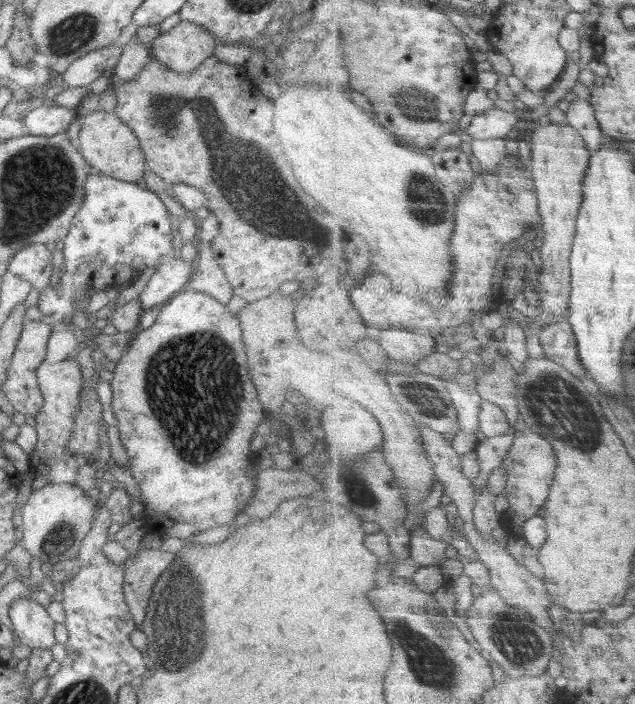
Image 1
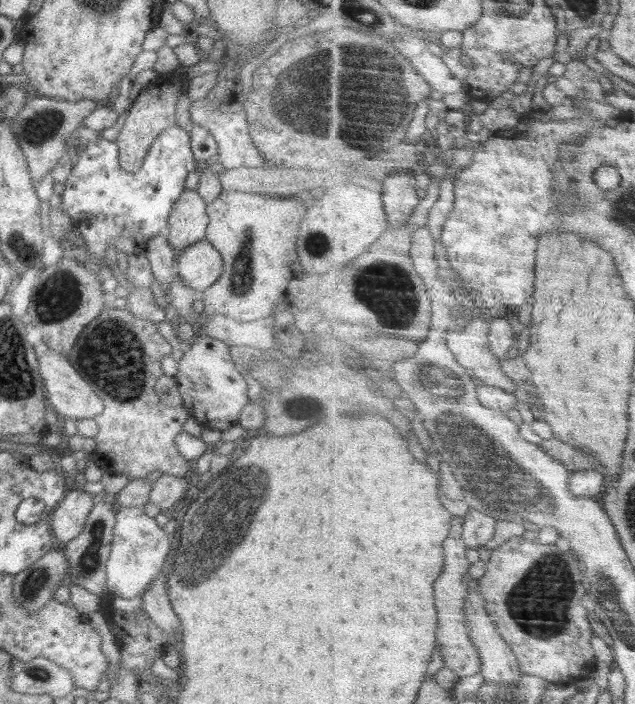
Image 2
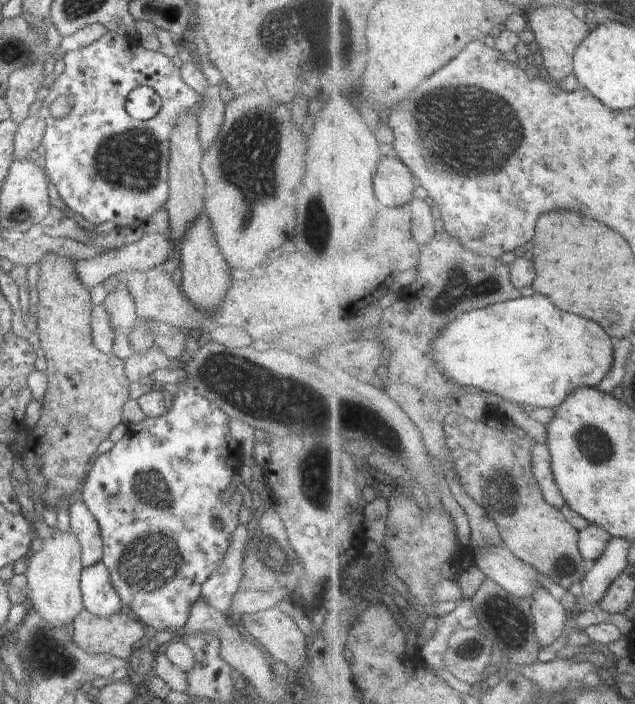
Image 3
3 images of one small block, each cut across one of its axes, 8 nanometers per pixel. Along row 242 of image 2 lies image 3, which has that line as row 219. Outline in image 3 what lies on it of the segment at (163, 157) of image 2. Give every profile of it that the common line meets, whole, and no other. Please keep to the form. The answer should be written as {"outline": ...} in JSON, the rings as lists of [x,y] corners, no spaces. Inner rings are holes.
{"outline":[[[107,31],[89,46],[65,53],[62,62],[64,71],[52,82],[40,110],[45,131],[41,140],[44,154],[39,161],[58,190],[59,204],[96,226],[114,222],[114,227],[142,228],[168,200],[169,134],[184,113],[197,116],[203,99],[182,80],[180,69],[174,65],[172,58],[160,51],[145,49],[137,40],[114,31]],[[138,87],[150,87],[162,97],[158,114],[147,121],[132,118],[125,107],[128,93]],[[58,96],[70,96],[72,99],[68,114],[59,119],[53,117],[49,110]]]}

